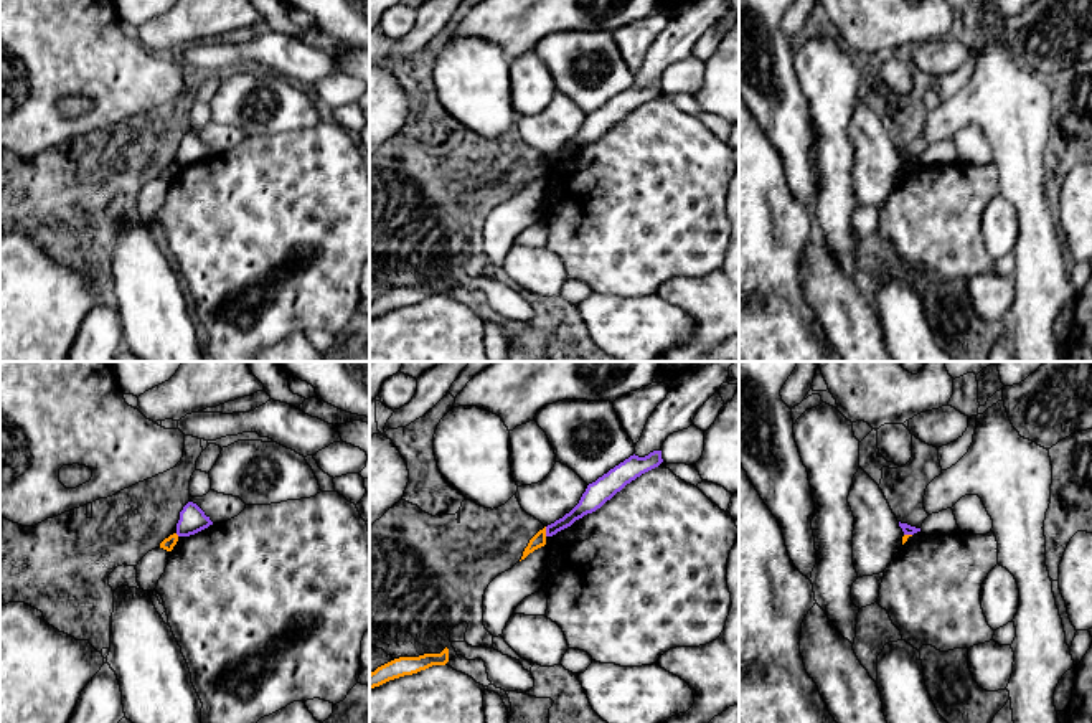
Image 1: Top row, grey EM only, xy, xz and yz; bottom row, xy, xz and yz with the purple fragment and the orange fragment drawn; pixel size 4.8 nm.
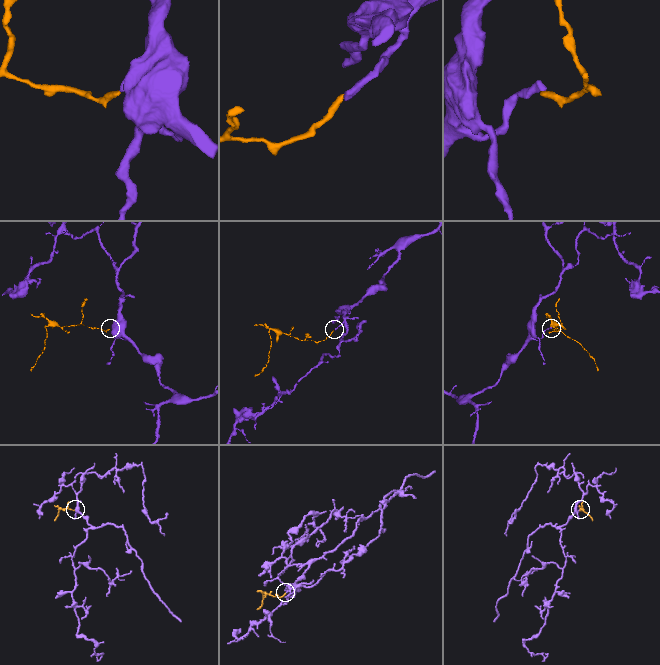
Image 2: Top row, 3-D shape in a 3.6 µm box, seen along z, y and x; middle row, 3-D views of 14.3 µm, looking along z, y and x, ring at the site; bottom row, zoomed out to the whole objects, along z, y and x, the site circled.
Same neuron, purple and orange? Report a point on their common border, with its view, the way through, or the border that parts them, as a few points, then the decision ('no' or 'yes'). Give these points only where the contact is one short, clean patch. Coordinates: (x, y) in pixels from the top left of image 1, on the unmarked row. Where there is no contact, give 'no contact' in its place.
meets purple in xz at (546, 162); border along xz (545, 157), (546, 165); no

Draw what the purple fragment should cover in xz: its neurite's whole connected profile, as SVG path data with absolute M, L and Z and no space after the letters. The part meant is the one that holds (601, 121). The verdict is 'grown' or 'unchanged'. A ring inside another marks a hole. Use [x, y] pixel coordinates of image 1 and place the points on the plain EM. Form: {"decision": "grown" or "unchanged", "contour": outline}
{"decision": "unchanged", "contour": "M653 81L645 87L630 86L607 104L589 114L582 124L579 134L566 144L562 149L546 157L546 167L553 167L558 162L571 157L576 150L600 139L627 114L640 107L642 104L658 97L663 92L661 81Z"}

